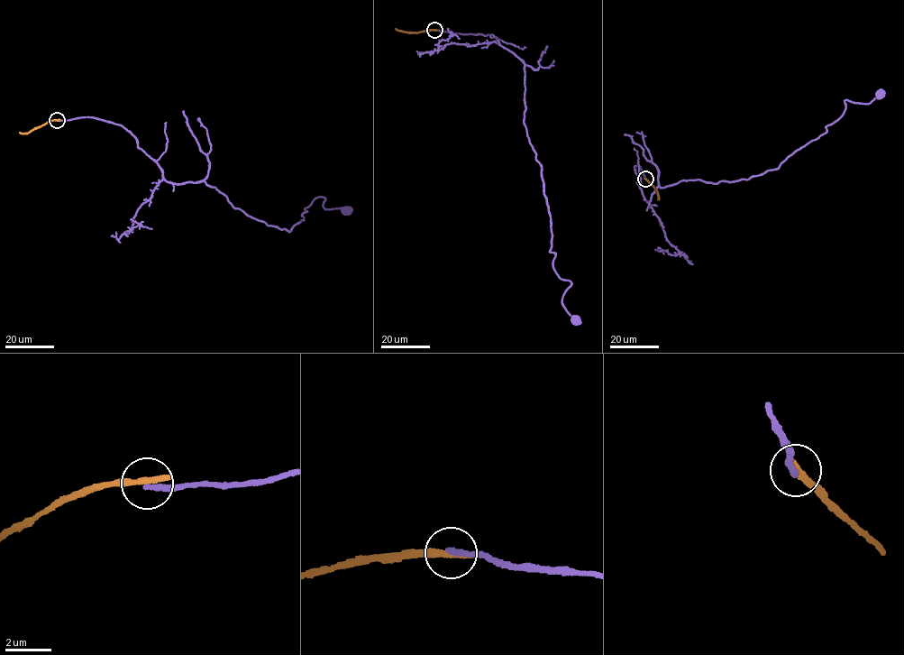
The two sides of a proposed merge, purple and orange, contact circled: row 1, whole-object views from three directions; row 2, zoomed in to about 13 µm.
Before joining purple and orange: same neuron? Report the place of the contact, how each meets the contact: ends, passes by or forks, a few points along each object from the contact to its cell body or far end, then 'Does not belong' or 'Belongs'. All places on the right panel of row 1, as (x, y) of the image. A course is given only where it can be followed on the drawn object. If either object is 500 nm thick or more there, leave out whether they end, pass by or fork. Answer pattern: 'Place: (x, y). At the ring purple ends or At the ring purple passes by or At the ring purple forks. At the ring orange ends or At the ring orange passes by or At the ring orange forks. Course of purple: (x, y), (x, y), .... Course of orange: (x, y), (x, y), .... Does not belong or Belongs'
Place: (645, 179). At the ring purple ends. At the ring orange ends. Course of purple: (645, 179), (634, 165), (647, 202), (657, 187), (682, 180), (762, 174), (826, 132), (844, 101), (881, 95). Course of orange: (645, 179), (657, 189), (658, 199). Does not belong

